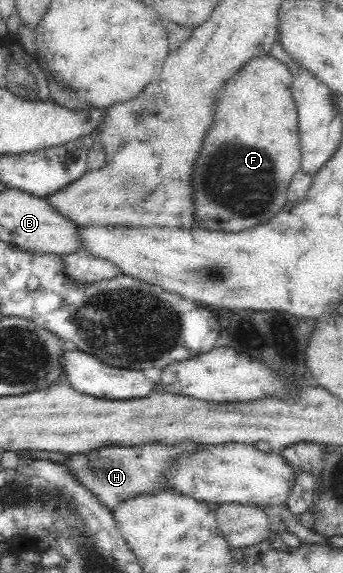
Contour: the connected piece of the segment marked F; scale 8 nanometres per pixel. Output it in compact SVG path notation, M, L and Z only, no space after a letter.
M268 53L253 56L229 80L223 82L221 92L215 98L213 122L209 124L211 128L203 138L203 146L200 146L197 164L189 180L195 226L208 231L235 233L267 222L287 206L285 192L301 162L297 109L290 91L293 79L287 65Z

